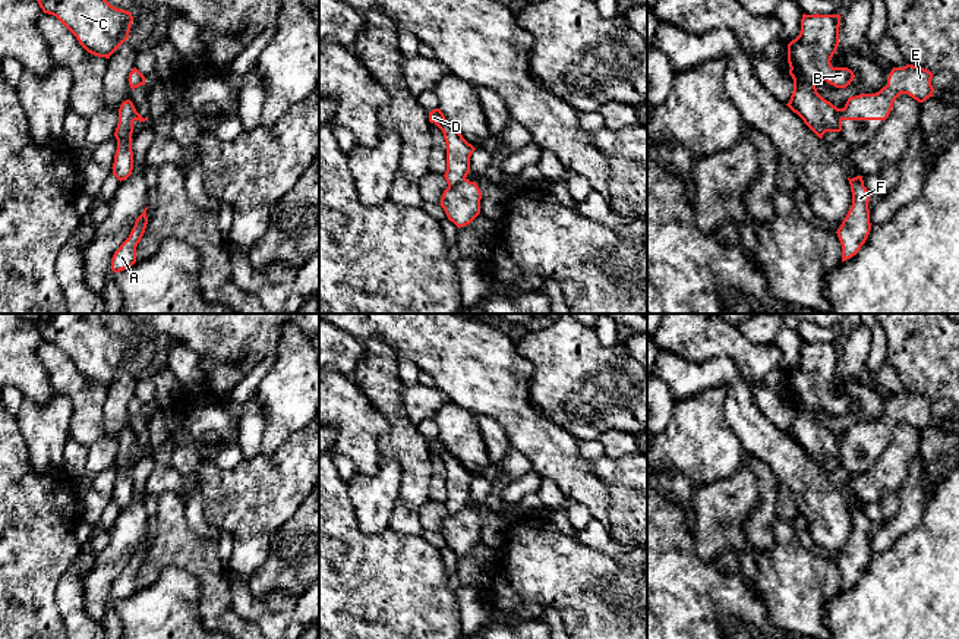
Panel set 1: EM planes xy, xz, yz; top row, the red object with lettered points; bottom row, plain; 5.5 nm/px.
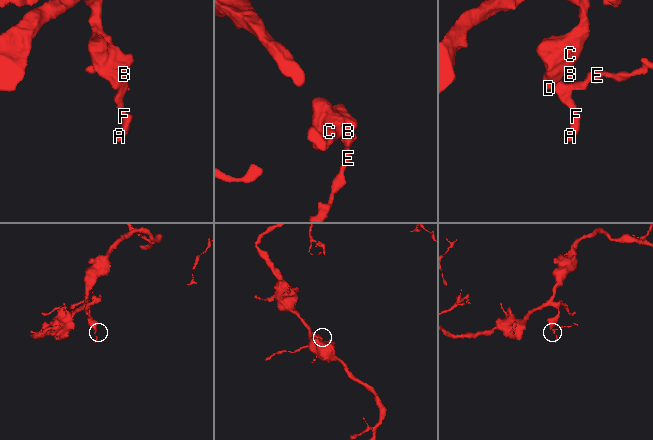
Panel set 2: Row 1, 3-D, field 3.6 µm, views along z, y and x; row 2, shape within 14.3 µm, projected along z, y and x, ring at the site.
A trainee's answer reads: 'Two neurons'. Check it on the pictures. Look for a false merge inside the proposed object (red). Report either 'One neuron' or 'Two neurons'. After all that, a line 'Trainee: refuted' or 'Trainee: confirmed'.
Two neurons
Trainee: confirmed

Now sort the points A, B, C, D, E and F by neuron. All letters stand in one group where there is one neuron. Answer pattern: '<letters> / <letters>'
A B C D F / E

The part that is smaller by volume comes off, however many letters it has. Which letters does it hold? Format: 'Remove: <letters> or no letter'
Remove: E

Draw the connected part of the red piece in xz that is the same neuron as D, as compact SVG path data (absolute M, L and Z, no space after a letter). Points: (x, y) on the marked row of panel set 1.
M439 108L429 111L429 122L435 123L444 133L447 144L447 171L444 177L448 186L457 186L470 173L470 157L476 148L463 138Z

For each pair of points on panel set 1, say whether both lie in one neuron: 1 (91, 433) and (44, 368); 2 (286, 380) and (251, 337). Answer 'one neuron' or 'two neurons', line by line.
1: one neuron
2: two neurons

